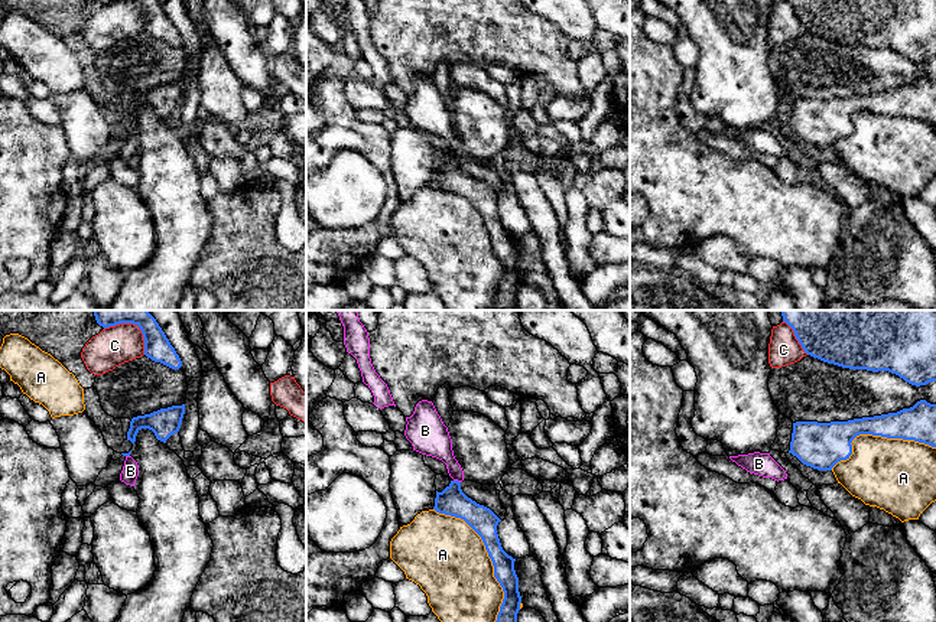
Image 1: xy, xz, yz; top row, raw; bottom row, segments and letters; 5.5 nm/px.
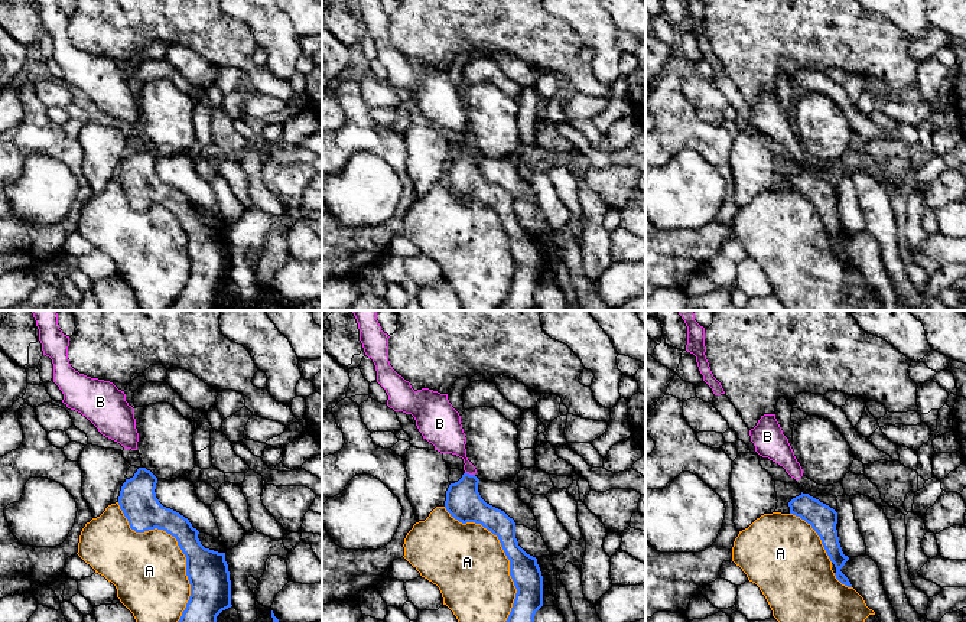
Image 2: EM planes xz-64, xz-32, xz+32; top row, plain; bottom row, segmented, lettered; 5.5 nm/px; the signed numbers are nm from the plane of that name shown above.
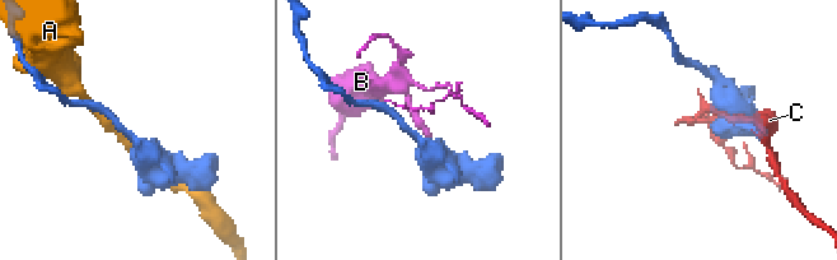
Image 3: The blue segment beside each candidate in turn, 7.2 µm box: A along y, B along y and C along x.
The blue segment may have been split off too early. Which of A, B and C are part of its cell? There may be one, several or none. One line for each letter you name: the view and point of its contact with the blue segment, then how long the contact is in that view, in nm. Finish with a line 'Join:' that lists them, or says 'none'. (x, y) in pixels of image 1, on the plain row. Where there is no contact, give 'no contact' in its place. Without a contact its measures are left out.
Join: none

